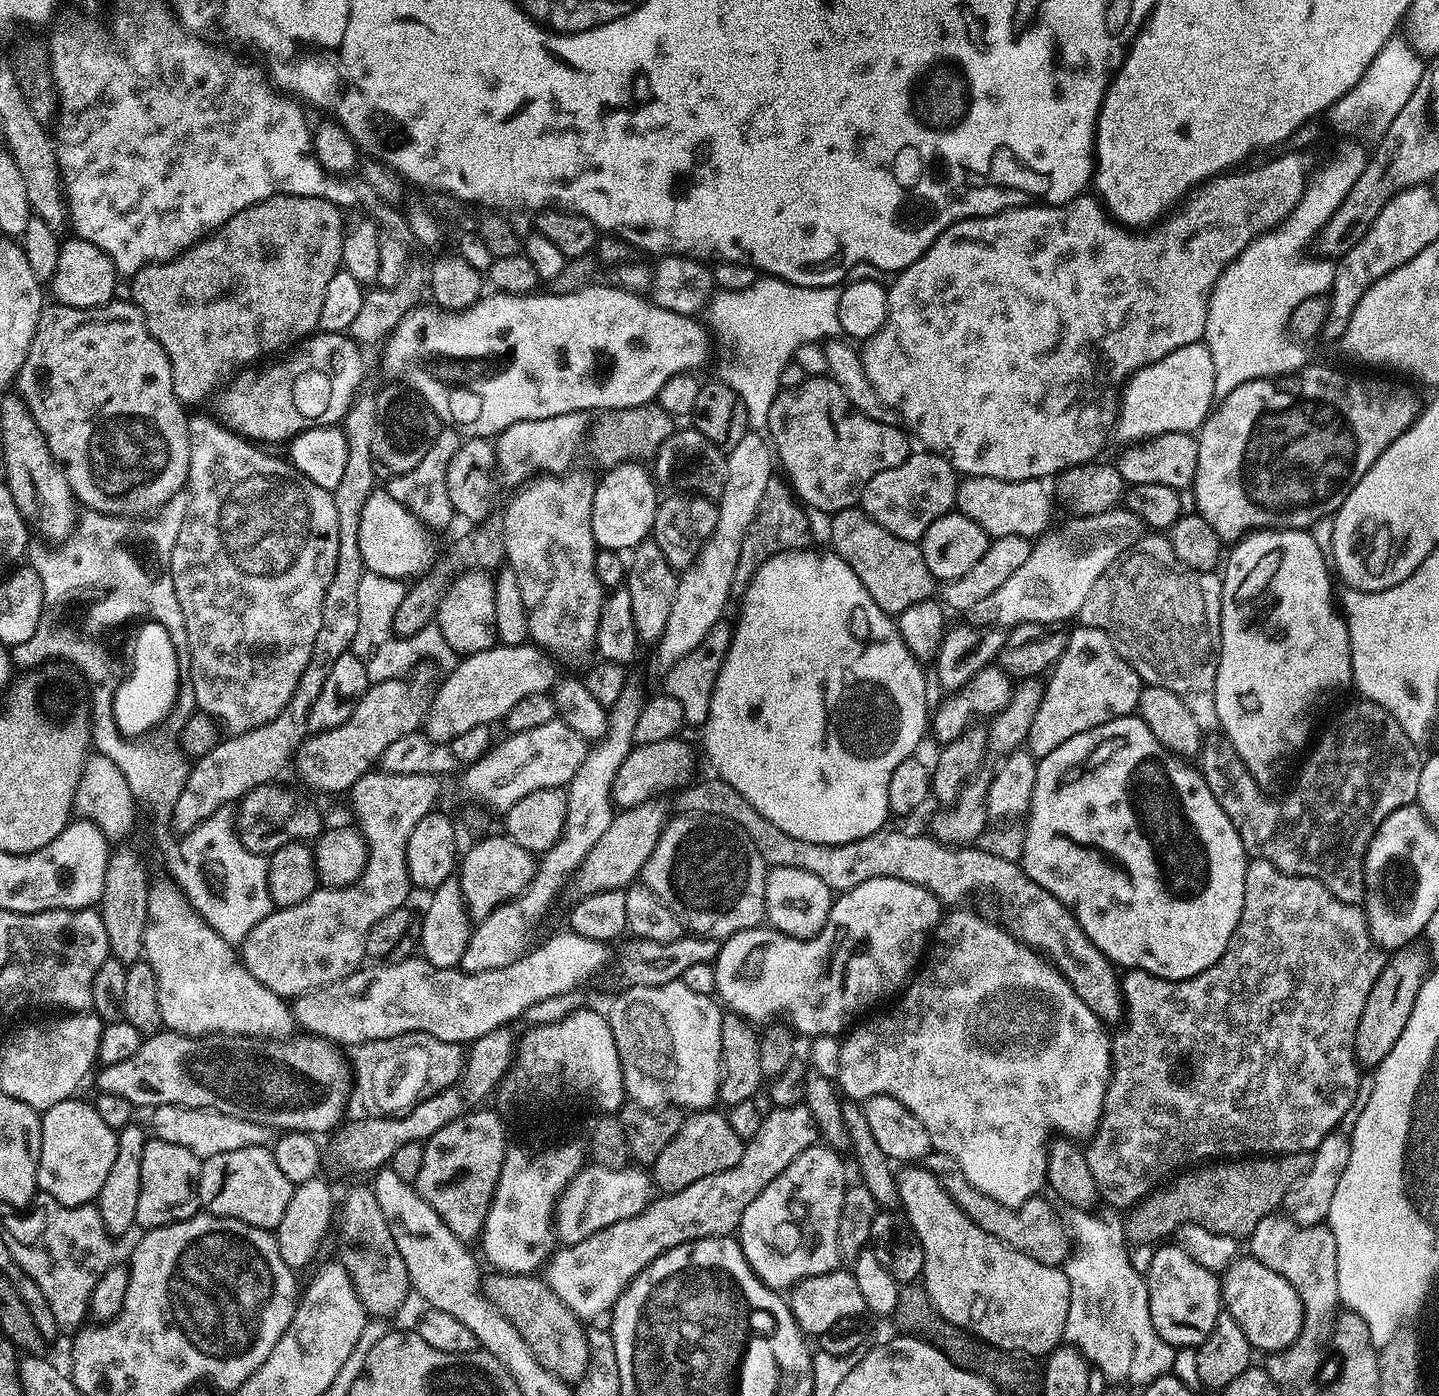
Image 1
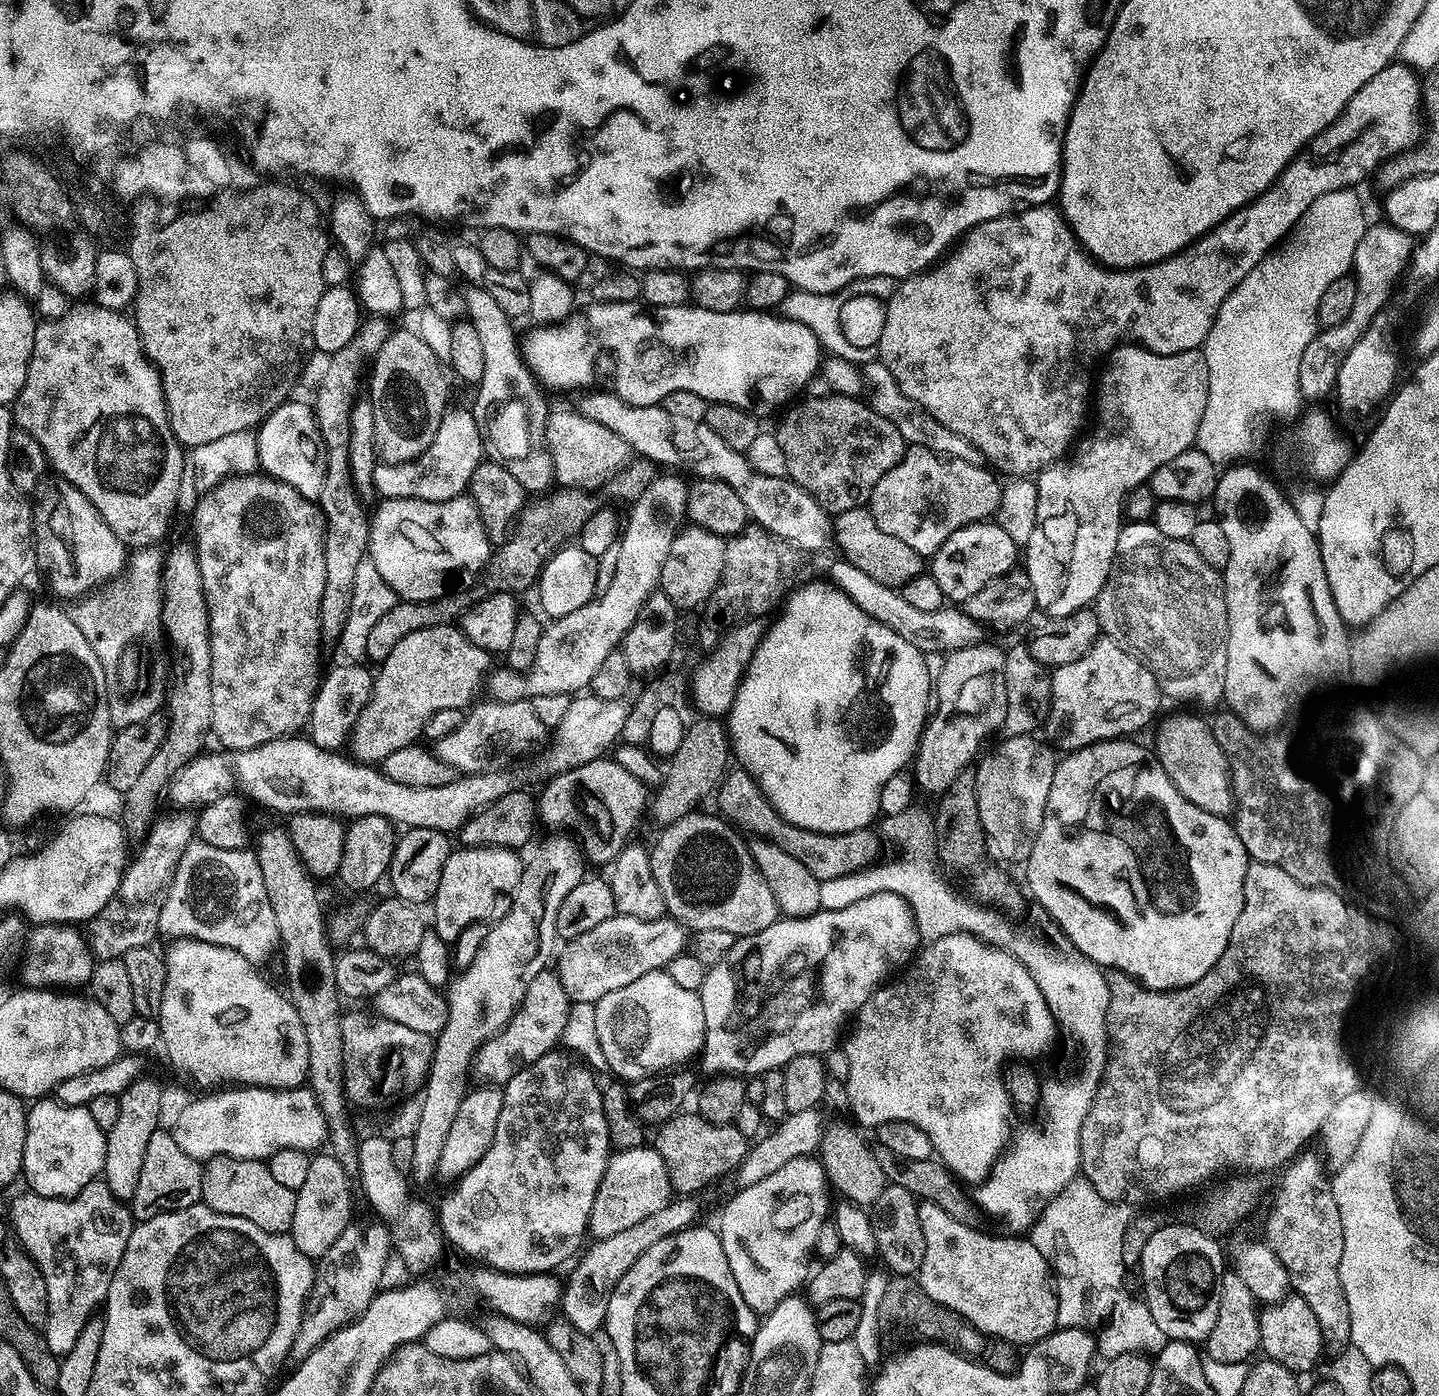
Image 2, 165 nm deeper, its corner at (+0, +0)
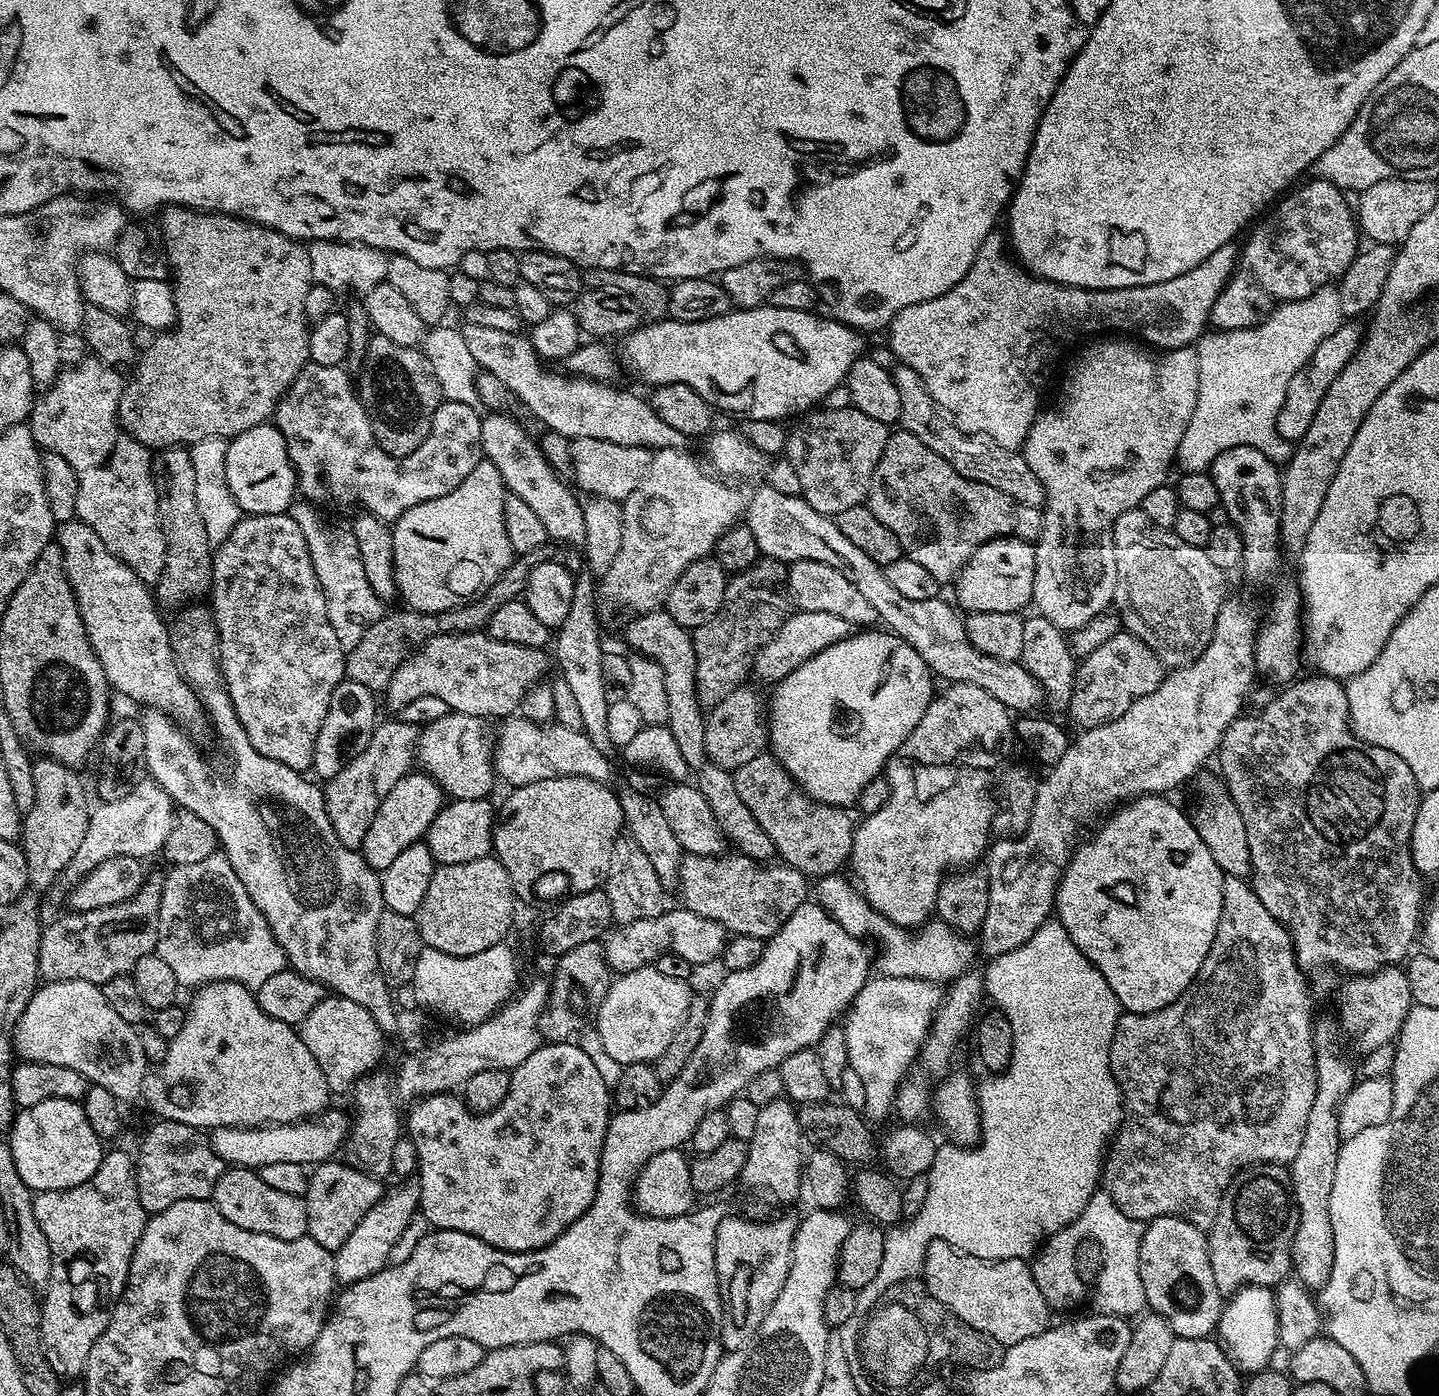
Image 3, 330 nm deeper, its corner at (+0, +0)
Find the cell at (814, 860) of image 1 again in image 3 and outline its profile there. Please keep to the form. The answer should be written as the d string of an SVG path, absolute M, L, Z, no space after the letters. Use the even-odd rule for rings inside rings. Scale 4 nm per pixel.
M771 754L750 758L746 766L734 770L734 786L738 786L738 798L754 814L754 822L770 834L776 847L776 856L787 867L798 870L809 878L835 876L840 867L849 863L852 855L852 839L856 833L854 819L847 807L823 804L811 800L796 785L786 769Z

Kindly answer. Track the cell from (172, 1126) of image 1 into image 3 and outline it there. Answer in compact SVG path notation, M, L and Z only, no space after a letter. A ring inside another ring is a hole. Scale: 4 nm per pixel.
M328 1110L319 1118L297 1120L294 1124L265 1124L254 1128L214 1128L210 1143L228 1166L258 1170L273 1162L298 1162L315 1166L333 1159L343 1149L350 1131L350 1116L344 1112Z

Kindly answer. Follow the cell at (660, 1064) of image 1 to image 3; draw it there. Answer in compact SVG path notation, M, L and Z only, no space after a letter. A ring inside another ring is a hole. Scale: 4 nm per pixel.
M654 966L617 975L594 1019L594 1029L611 1058L620 1065L647 1064L667 1050L692 1004L689 985L678 978L658 974Z

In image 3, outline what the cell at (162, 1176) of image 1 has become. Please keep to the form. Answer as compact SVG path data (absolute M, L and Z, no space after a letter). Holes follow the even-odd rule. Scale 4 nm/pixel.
M160 1118L155 1122L157 1124L145 1134L144 1141L140 1144L140 1153L135 1153L134 1156L138 1198L142 1202L145 1212L149 1214L161 1212L166 1210L166 1206L174 1206L174 1202L211 1201L214 1186L220 1175L223 1174L226 1165L222 1157L212 1149L209 1137L201 1129L191 1128L189 1124L183 1124L177 1120Z

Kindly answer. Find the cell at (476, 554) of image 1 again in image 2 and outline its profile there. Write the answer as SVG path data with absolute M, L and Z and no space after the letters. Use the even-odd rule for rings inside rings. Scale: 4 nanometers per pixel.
M602 485L594 493L582 488L563 487L553 490L556 491L552 494L540 494L525 501L517 516L513 532L493 549L484 569L469 583L470 586L456 591L450 590L434 600L399 601L388 610L370 630L365 652L367 659L372 659L373 662L385 660L397 642L412 630L451 623L452 614L463 615L478 601L485 600L490 593L521 594L520 592L529 587L531 589L538 580L549 554L566 541L577 537L584 524L605 505L605 502L617 501L616 492L610 490L610 485L608 488Z

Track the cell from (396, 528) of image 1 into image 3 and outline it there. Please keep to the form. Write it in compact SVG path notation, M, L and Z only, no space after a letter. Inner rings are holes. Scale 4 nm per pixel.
M484 458L450 494L430 498L394 521L390 529L396 591L409 609L450 611L487 591L507 570L514 553L506 538L505 495L502 474Z

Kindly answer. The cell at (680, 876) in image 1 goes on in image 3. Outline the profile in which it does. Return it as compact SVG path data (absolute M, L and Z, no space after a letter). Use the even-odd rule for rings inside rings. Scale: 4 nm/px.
M721 854L719 856L689 856L685 855L680 861L680 879L678 881L678 893L682 899L683 907L690 909L694 914L698 914L702 918L710 918L714 922L718 922L729 933L737 936L753 936L762 941L767 941L768 937L772 936L778 930L782 930L782 926L790 918L790 914L794 914L794 910L798 910L798 906L802 906L809 899L808 884L810 884L809 877L804 876L798 870L787 866L779 866L780 868L768 868L772 866L765 866L763 863L752 860L749 856L742 856L739 854Z

